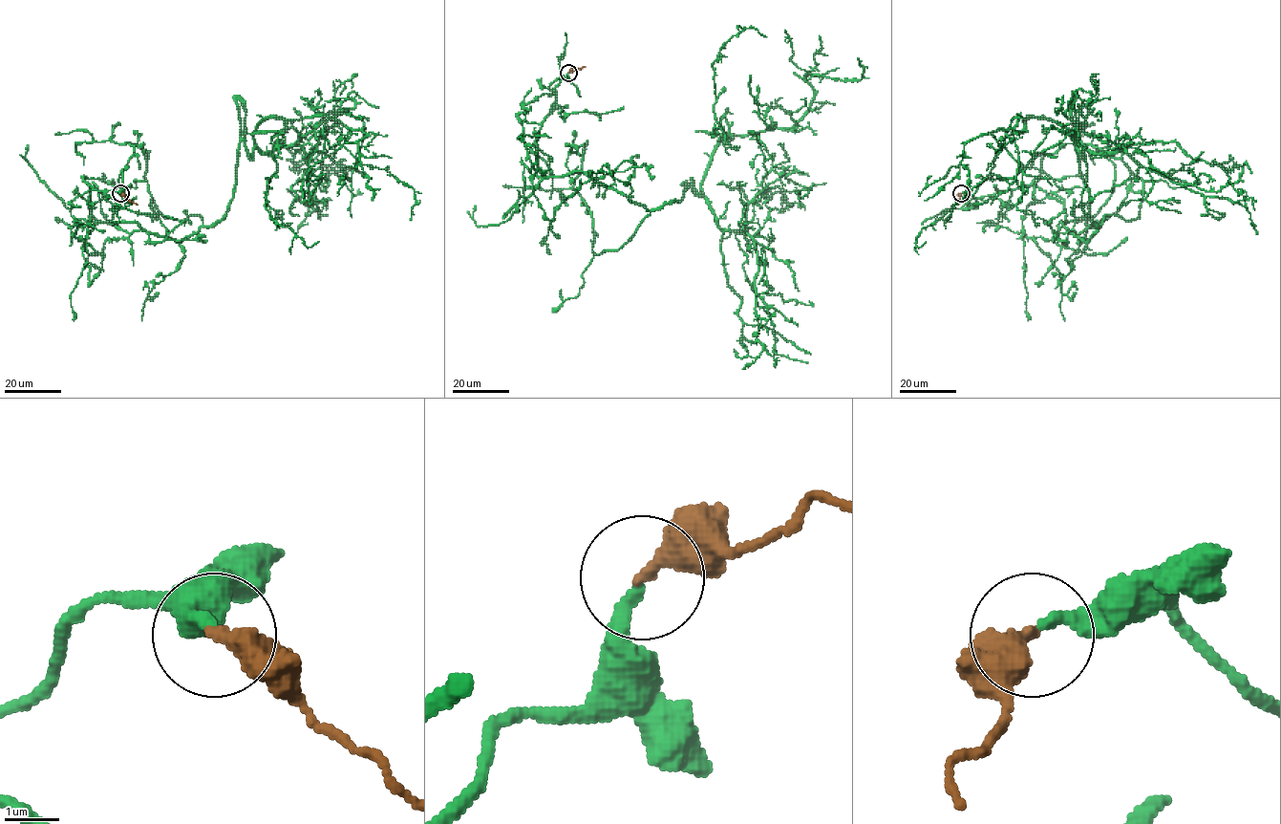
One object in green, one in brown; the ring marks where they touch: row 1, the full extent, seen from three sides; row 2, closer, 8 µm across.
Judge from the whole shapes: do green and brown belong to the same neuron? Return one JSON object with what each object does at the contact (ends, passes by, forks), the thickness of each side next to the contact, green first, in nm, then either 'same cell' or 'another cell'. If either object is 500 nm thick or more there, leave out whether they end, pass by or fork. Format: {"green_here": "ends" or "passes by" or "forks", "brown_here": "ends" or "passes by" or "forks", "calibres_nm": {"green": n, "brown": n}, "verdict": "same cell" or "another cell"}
{"green_here": "ends", "brown_here": "ends", "calibres_nm": {"green": 240, "brown": 380}, "verdict": "same cell"}

